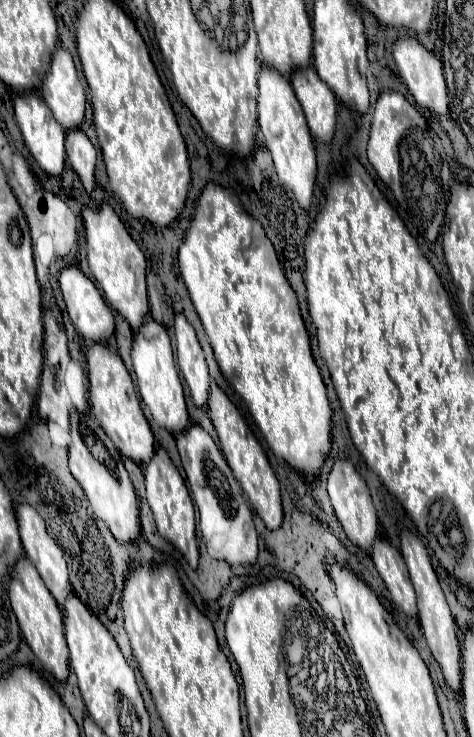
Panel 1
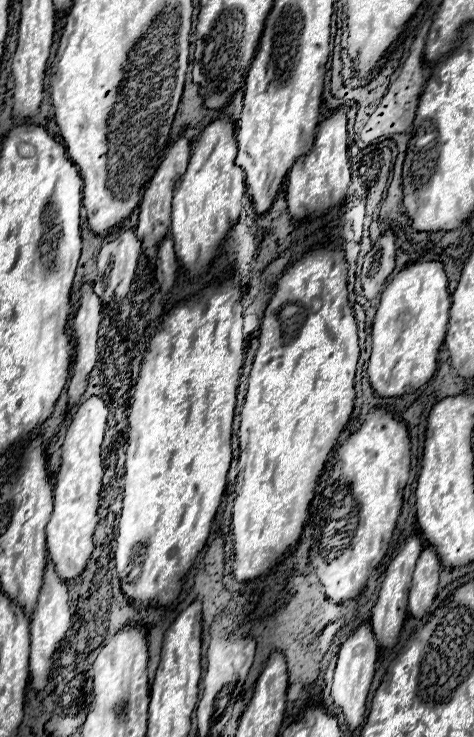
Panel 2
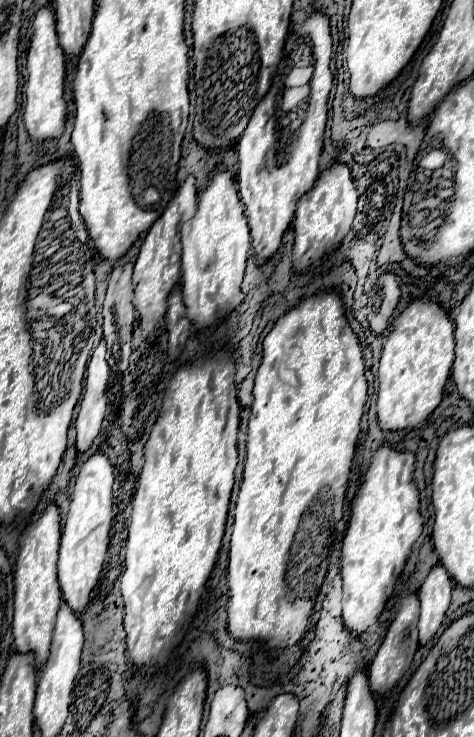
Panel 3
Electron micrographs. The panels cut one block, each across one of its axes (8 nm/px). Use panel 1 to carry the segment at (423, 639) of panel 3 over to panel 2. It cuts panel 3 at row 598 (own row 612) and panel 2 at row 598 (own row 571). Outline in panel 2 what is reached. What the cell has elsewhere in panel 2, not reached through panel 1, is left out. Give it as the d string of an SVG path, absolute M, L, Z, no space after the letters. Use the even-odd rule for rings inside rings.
M432 548L422 550L416 562L412 588L408 596L408 612L414 618L422 618L426 610L432 606L438 592L438 572L440 572L440 560L436 552Z

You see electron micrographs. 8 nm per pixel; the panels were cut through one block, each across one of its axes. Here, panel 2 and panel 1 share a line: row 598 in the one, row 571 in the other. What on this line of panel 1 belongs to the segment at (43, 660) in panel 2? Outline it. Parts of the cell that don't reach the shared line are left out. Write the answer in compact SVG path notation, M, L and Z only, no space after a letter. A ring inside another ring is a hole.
M20 504L16 506L16 518L18 518L18 526L20 526L20 538L22 538L22 546L26 552L26 558L36 566L36 570L40 572L46 588L50 590L50 594L56 598L56 602L62 606L64 600L68 598L68 594L72 592L70 580L68 580L68 566L62 554L62 548L56 544L56 540L46 532L46 524L42 520L42 516L30 506L30 504Z

